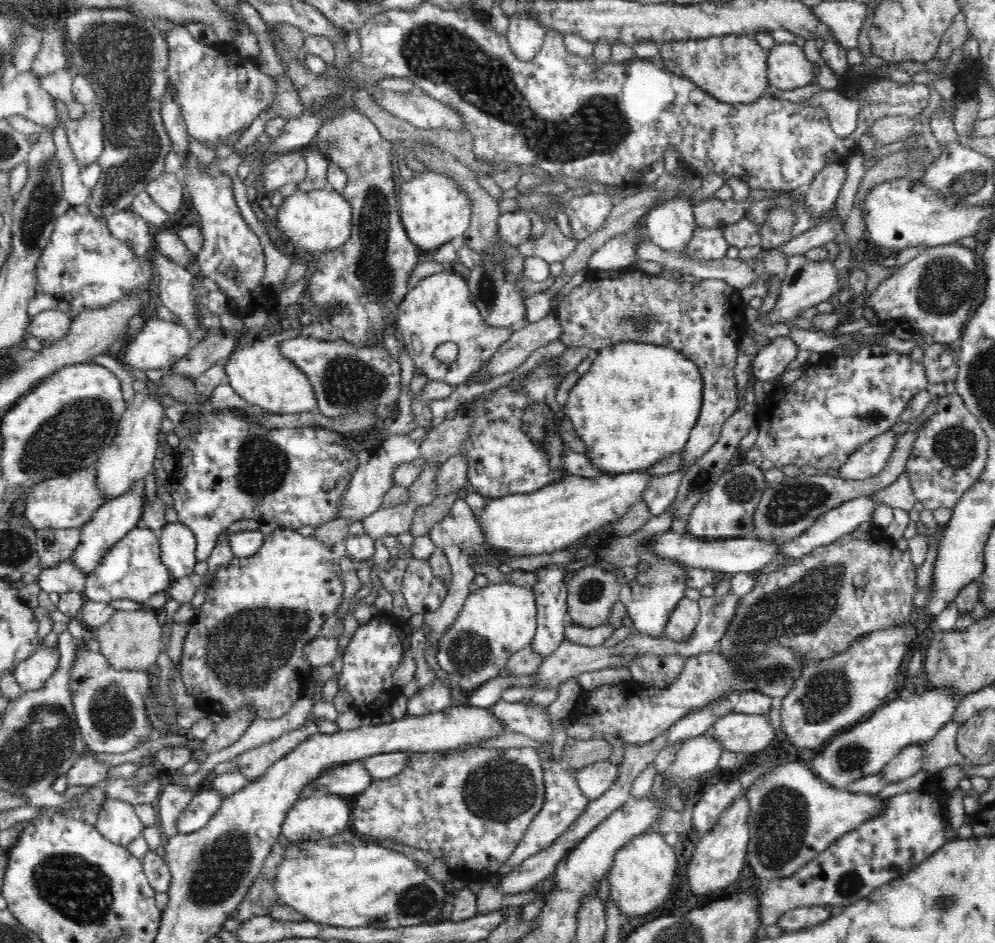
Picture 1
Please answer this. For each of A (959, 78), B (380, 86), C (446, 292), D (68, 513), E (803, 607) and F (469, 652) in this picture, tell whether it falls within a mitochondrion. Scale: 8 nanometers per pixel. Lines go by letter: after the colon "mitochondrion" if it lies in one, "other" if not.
A: other
B: other
C: other
D: other
E: mitochondrion
F: mitochondrion

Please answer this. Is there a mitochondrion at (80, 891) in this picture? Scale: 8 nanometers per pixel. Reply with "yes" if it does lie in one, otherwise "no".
yes

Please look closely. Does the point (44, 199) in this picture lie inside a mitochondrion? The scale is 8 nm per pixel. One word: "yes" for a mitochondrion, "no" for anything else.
yes

